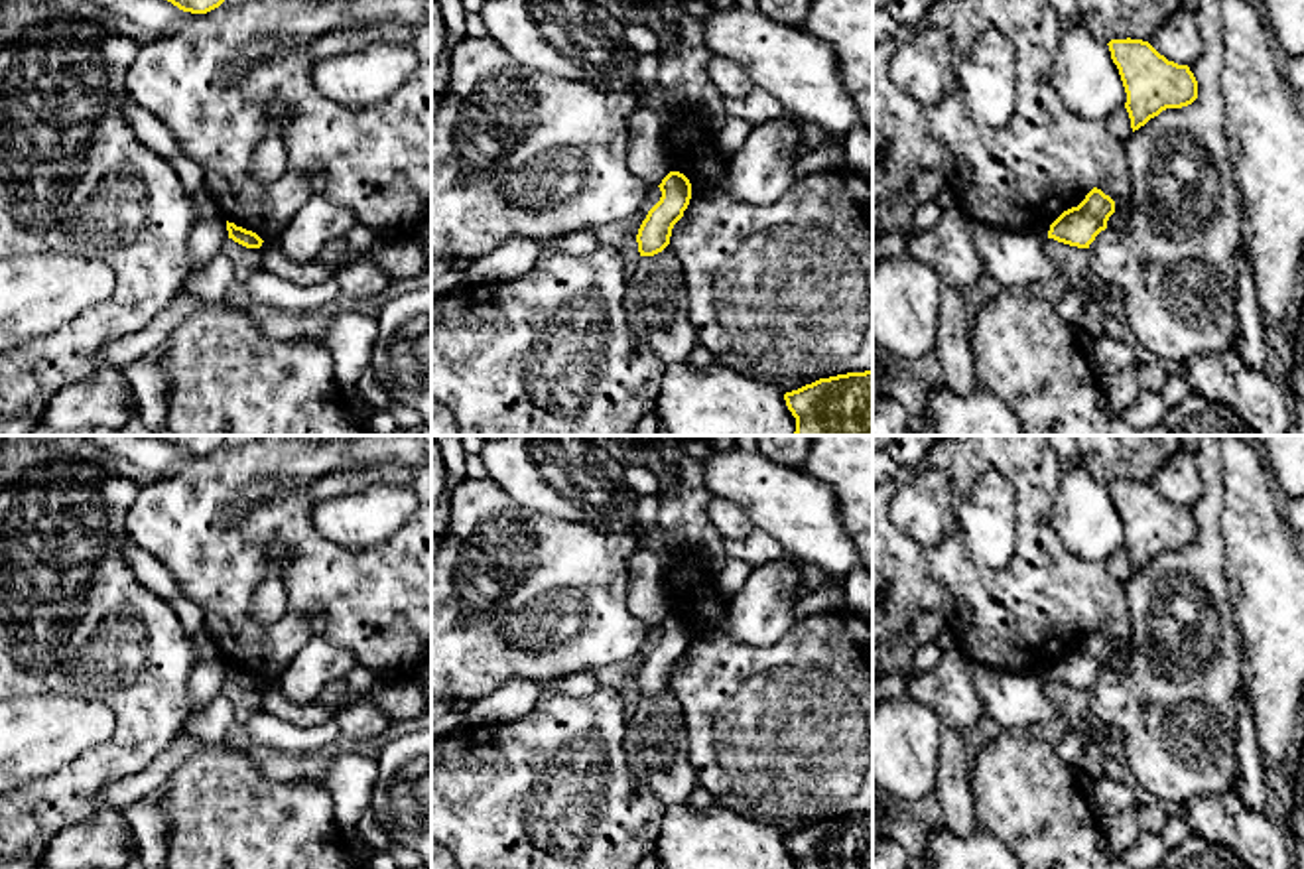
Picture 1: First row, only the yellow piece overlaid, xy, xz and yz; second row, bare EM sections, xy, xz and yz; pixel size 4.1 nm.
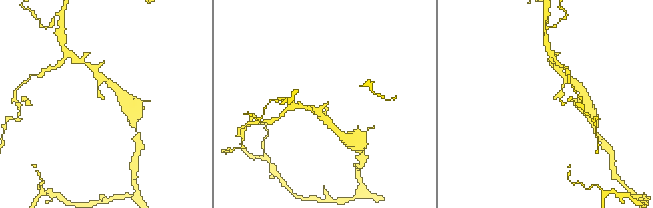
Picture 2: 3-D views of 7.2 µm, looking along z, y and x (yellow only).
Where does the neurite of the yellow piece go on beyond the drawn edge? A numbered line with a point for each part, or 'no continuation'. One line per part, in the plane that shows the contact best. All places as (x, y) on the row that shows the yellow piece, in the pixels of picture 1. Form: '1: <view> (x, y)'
no continuation

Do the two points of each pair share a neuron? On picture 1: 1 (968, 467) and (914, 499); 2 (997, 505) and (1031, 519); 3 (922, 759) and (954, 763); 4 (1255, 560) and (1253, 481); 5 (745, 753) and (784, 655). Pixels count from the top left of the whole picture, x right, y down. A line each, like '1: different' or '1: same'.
1: different
2: different
3: different
4: same
5: same

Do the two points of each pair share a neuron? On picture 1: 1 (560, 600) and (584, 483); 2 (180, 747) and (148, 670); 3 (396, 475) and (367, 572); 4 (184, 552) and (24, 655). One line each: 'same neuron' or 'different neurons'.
1: different neurons
2: different neurons
3: same neuron
4: different neurons

